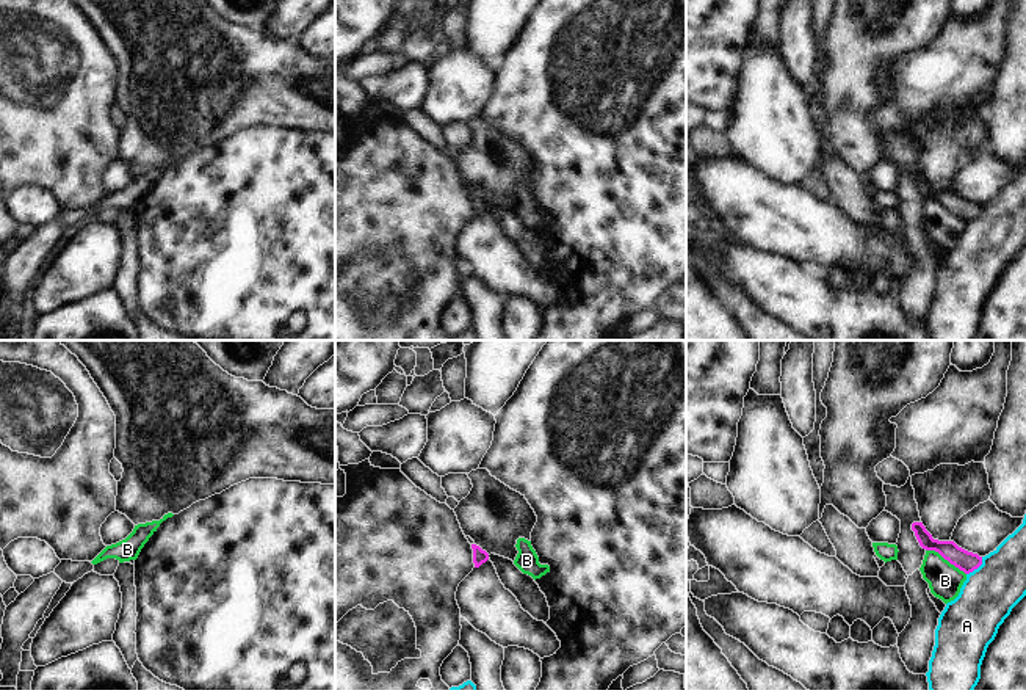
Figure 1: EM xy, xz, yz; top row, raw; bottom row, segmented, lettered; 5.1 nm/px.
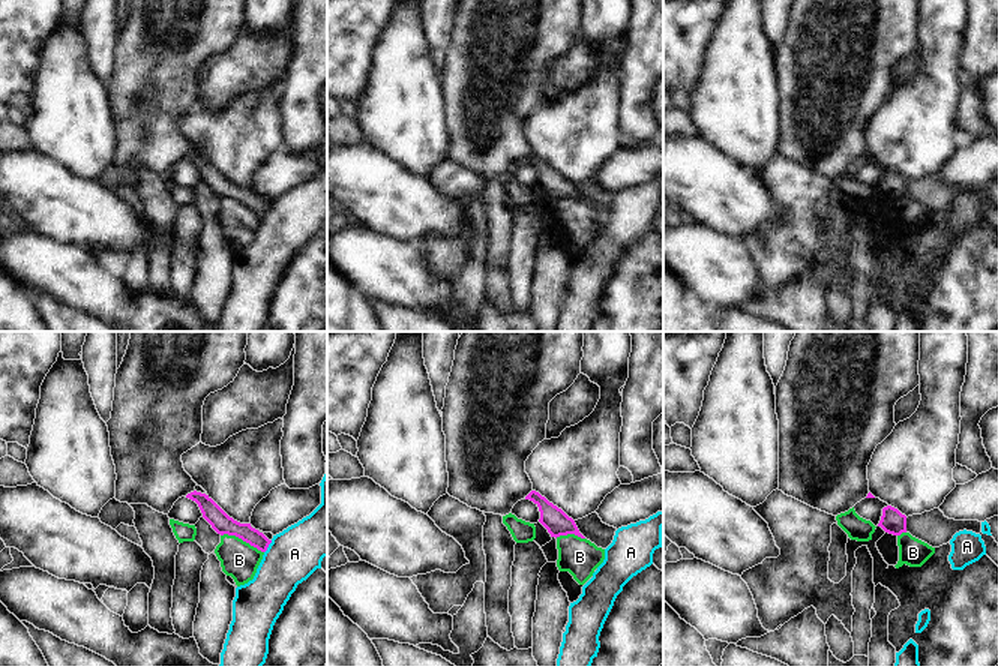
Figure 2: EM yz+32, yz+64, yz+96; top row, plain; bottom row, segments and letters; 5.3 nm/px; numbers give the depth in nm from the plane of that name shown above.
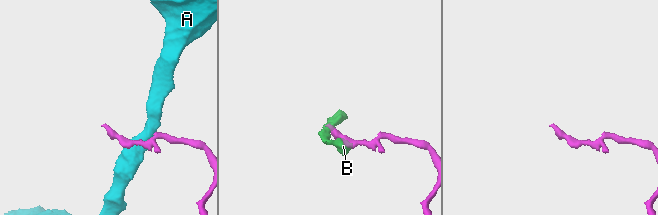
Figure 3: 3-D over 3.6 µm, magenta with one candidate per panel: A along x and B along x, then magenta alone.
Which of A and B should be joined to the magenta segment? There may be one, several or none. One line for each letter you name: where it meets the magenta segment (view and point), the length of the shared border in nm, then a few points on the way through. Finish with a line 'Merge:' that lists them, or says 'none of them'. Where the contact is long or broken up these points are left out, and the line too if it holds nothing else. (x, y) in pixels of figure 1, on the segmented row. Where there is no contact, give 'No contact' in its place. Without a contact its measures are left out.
Merge: none of them.

